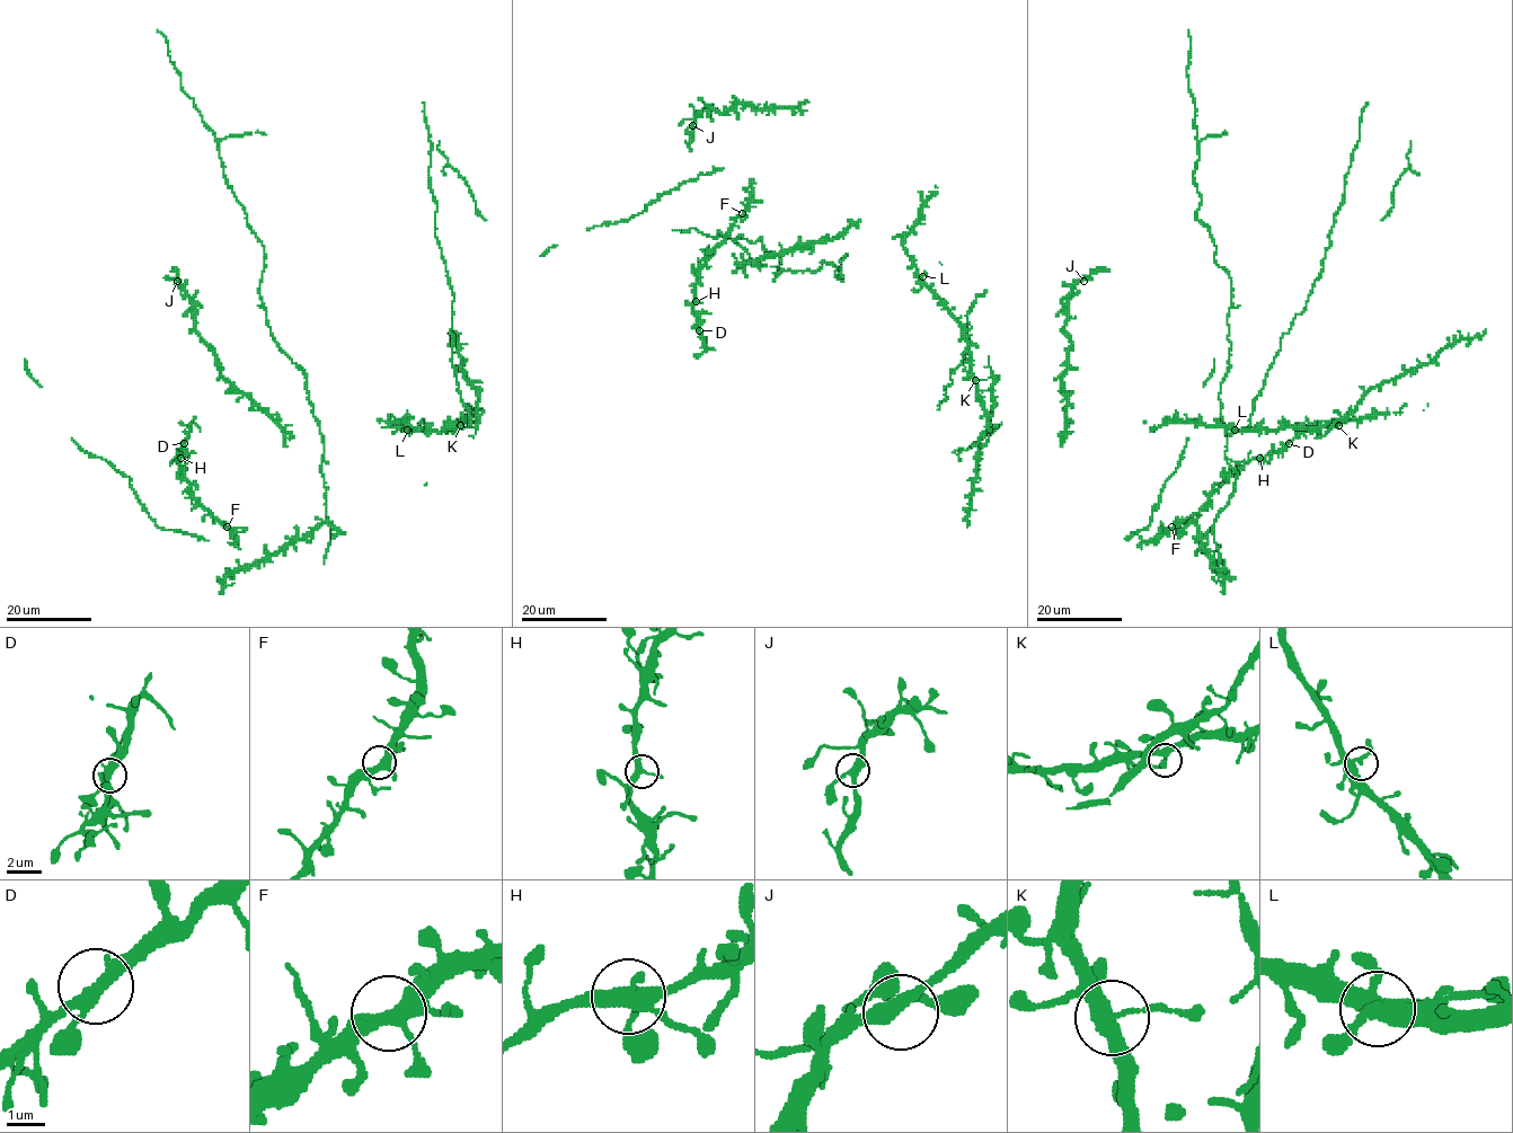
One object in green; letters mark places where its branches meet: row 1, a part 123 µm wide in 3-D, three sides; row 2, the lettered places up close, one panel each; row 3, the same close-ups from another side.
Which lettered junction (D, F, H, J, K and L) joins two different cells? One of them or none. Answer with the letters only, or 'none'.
none

